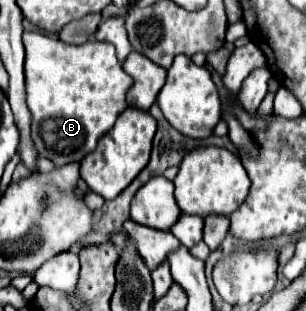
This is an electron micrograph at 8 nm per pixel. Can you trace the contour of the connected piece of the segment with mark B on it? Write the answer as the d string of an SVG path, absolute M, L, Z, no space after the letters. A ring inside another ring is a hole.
M23 32L23 46L27 52L25 90L31 112L31 140L39 156L49 158L55 166L81 162L127 108L125 94L133 80L123 72L113 44L91 40L71 46L41 32Z

